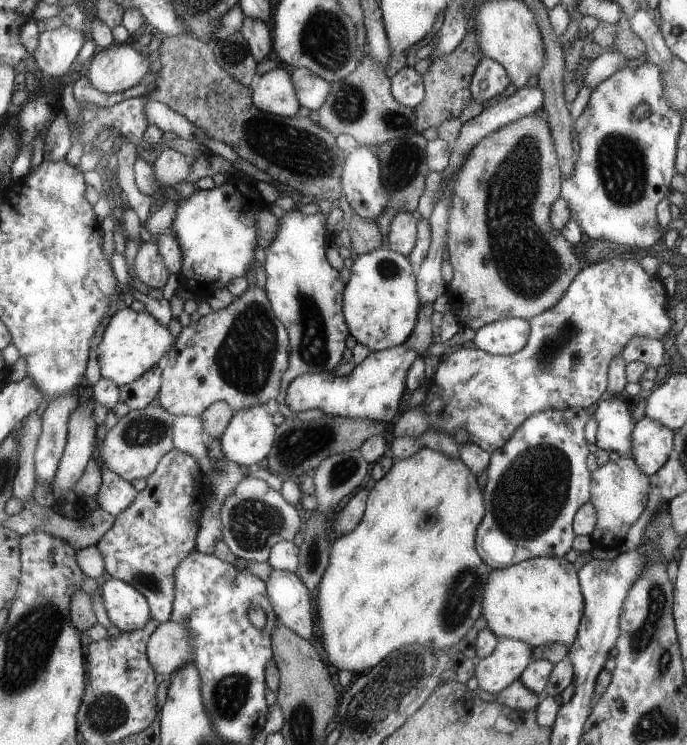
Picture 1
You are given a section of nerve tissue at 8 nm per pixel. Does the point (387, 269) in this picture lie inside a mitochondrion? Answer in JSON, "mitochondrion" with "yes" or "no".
{"mitochondrion":"yes"}

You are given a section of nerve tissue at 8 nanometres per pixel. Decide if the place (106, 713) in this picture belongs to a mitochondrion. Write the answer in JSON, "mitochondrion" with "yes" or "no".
{"mitochondrion":"yes"}

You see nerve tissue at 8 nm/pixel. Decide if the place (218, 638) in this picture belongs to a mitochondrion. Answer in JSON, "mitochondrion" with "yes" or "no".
{"mitochondrion":"no"}

